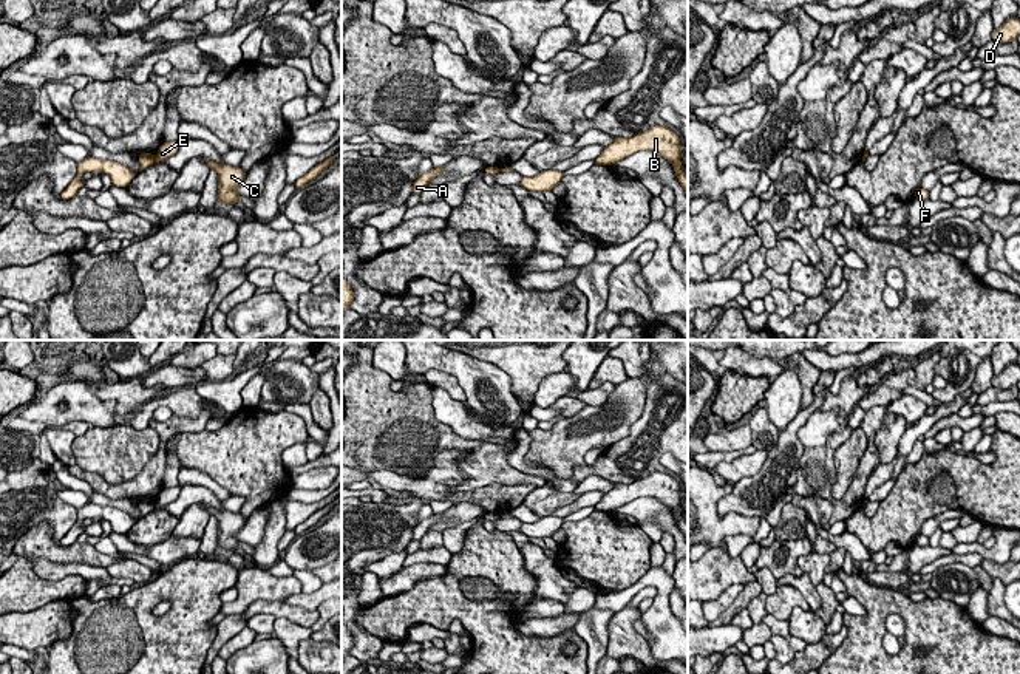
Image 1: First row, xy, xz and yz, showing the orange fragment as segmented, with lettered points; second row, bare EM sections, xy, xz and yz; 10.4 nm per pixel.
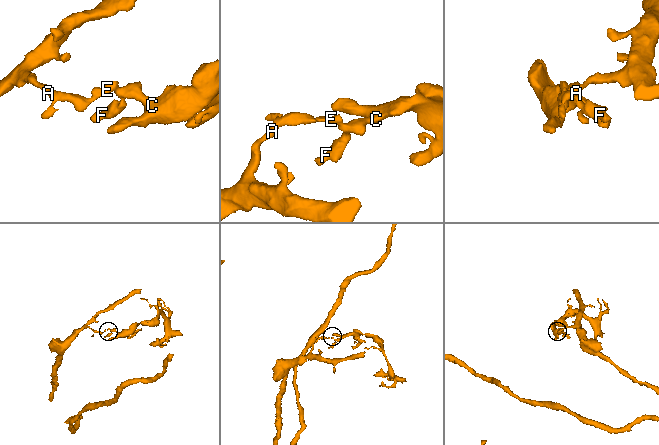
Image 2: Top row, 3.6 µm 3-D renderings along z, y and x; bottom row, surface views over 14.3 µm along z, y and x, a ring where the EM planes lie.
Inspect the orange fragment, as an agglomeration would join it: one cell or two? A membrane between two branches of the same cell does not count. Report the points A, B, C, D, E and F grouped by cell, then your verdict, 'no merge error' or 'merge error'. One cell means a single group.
groups A D / B C E F; merge error

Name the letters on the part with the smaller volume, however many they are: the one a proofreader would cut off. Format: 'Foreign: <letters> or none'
Foreign: B, C, E, F

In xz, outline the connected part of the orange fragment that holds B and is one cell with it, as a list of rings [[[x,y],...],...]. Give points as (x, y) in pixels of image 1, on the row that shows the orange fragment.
[[[652,125],[643,133],[629,138],[617,136],[604,147],[601,155],[593,159],[598,165],[612,165],[637,151],[651,150],[668,159],[675,172],[677,181],[682,184],[688,196],[688,175],[683,172],[680,138],[671,128]]]

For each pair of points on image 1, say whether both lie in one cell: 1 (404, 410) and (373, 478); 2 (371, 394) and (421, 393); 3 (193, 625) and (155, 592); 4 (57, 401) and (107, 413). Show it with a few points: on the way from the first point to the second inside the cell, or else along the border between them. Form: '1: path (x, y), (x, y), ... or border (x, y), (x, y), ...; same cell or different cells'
1: border (357, 469), (363, 472), (394, 470), (411, 476); different cells
2: path (384, 399), (408, 399); same cell
3: path (189, 614), (166, 592); same cell
4: path (70, 401), (76, 401), (95, 411); same cell

